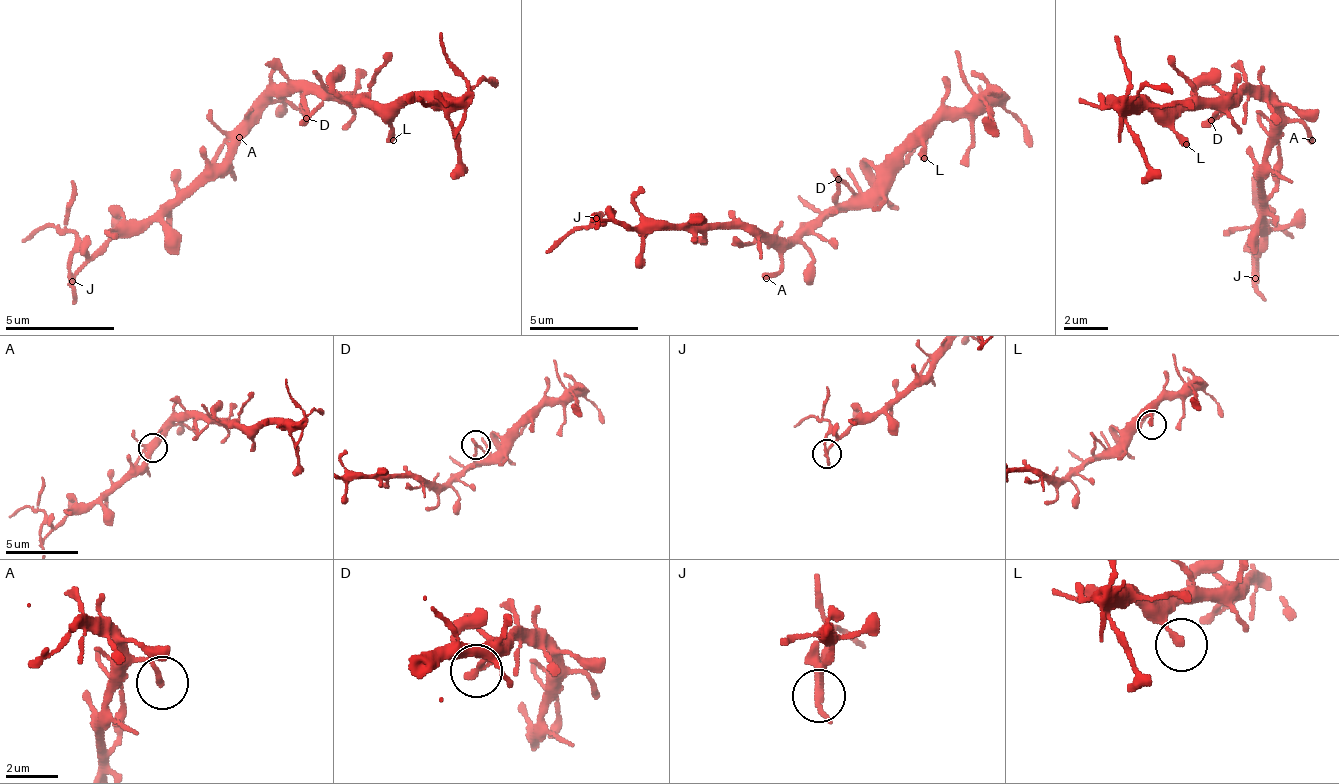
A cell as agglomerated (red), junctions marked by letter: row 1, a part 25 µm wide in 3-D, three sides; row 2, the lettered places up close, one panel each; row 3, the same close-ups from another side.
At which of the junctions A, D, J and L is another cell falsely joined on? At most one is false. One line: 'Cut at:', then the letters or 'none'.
Cut at: J

